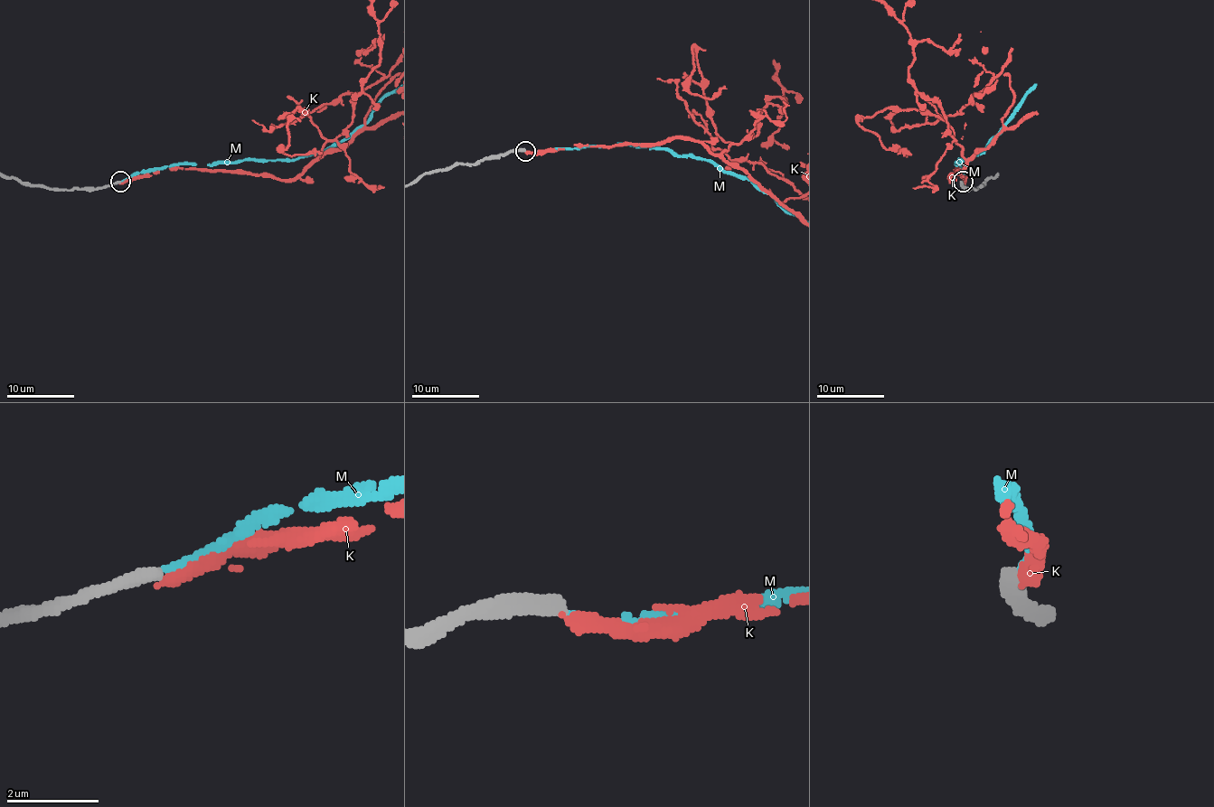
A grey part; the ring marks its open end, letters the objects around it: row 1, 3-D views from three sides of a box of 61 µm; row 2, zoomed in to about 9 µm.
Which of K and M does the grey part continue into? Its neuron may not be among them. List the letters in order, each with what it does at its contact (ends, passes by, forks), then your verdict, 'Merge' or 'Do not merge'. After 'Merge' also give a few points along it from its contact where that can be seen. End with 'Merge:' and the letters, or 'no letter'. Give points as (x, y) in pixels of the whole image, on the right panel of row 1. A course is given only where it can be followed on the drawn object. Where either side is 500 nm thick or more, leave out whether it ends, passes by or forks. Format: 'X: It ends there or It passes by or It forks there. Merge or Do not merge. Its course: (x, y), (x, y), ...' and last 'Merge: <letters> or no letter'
K: It ends there. Do not merge
M: It ends there. Merge
Merge: M

